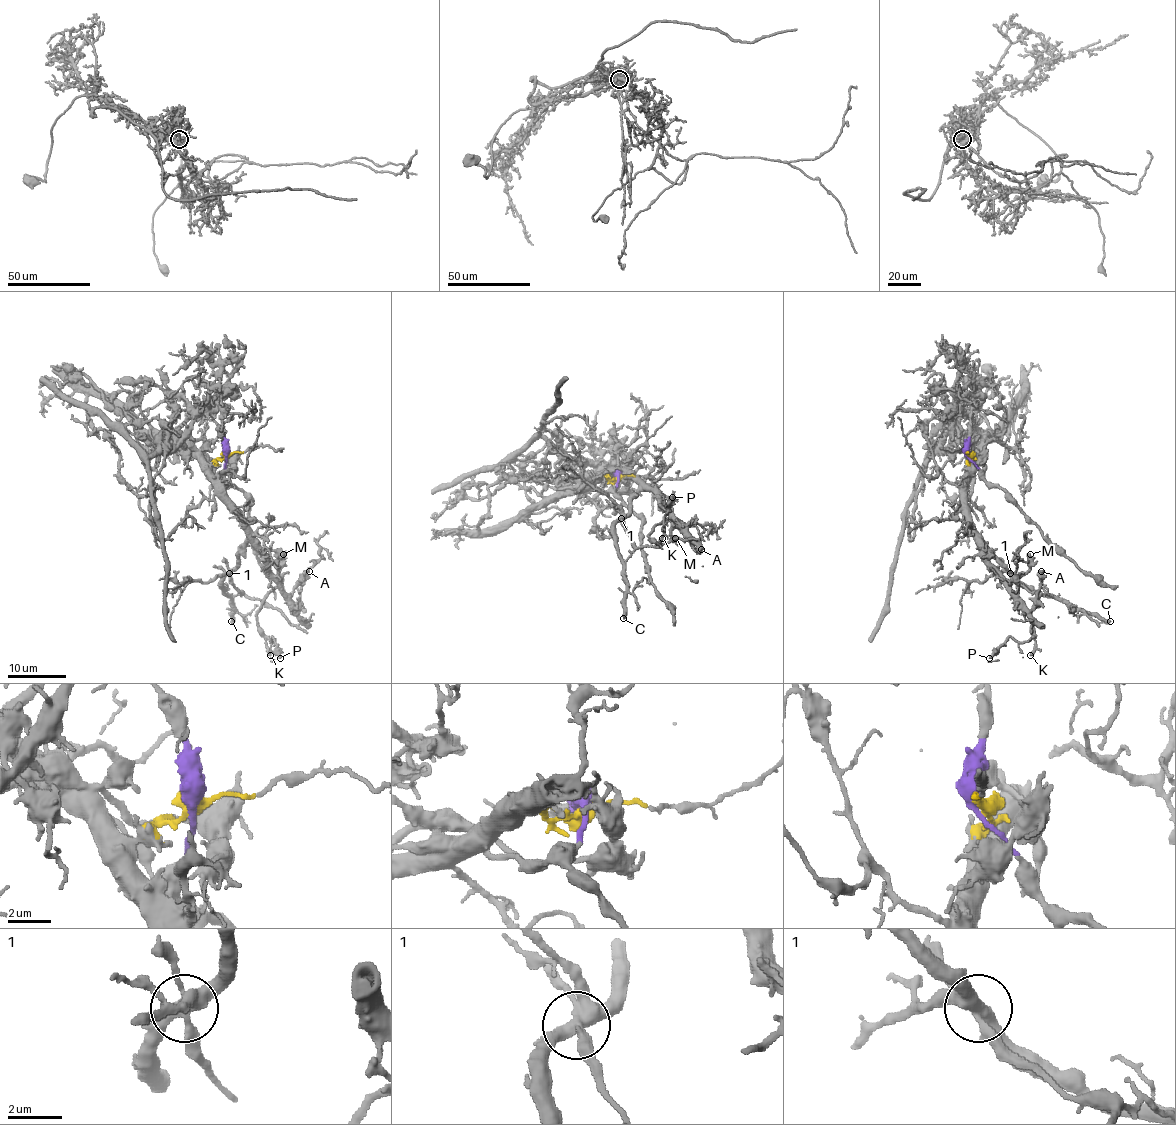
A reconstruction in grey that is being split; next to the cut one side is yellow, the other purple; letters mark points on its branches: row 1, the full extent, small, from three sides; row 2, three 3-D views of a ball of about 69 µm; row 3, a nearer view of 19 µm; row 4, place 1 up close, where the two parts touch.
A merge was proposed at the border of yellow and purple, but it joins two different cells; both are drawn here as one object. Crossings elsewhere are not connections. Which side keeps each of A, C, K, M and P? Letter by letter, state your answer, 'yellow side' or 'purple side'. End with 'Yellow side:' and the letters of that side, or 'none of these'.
A: yellow side
C: yellow side
K: yellow side
M: yellow side
P: yellow side
Yellow side: A, C, K, M, P

